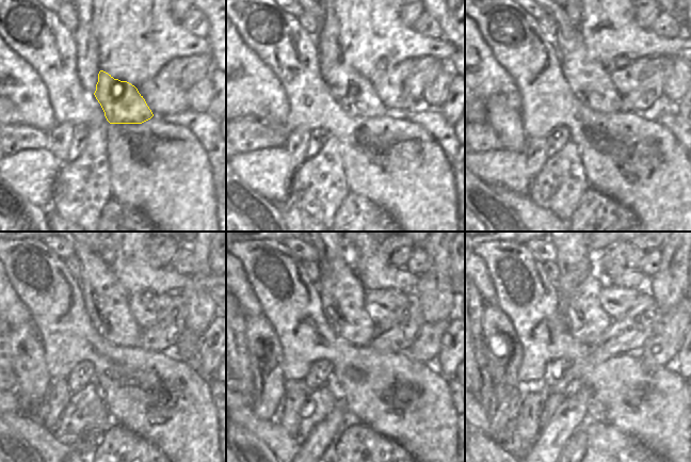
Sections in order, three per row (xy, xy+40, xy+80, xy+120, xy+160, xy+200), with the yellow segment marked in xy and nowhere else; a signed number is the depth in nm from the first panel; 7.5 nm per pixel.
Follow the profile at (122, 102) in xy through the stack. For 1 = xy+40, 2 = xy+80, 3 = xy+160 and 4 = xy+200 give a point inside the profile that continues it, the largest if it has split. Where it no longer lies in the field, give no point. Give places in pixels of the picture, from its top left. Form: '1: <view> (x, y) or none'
1: xy+40 (356, 95)
2: xy+80 (589, 80)
3: xy+160 (342, 295)
4: xy+200 (584, 317)

